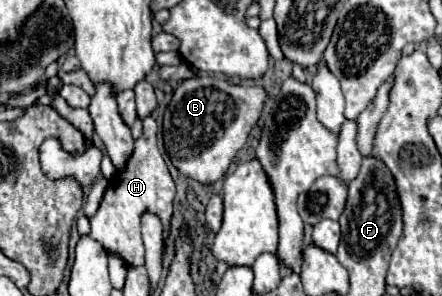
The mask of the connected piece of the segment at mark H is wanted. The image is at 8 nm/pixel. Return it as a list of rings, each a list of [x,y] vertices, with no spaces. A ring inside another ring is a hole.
[[[152,117],[144,119],[144,133],[134,141],[134,153],[126,167],[116,171],[108,183],[98,211],[90,217],[90,237],[96,239],[106,251],[118,253],[128,265],[144,265],[144,245],[140,237],[140,215],[144,211],[156,213],[164,229],[170,225],[172,199],[176,195],[170,171],[158,151],[158,125]]]

